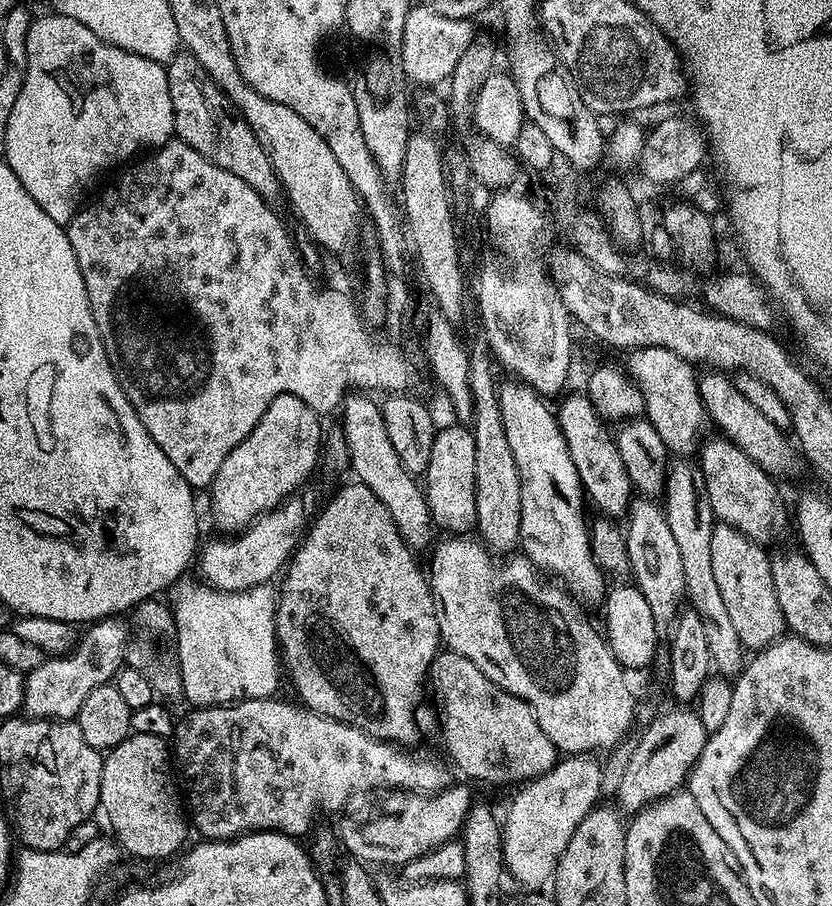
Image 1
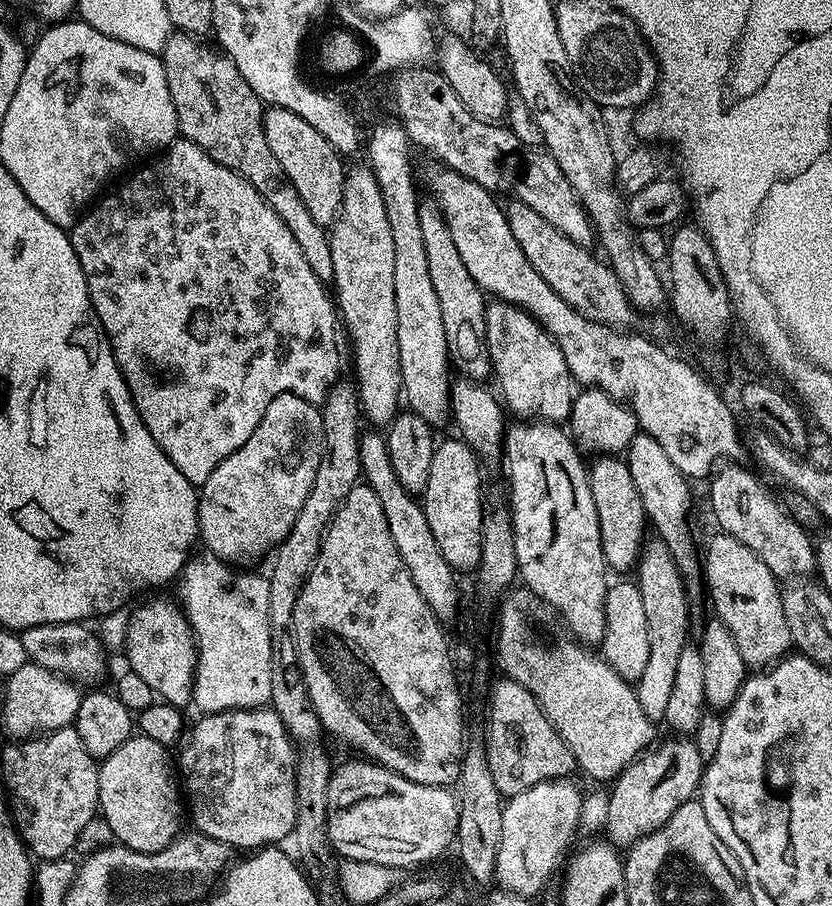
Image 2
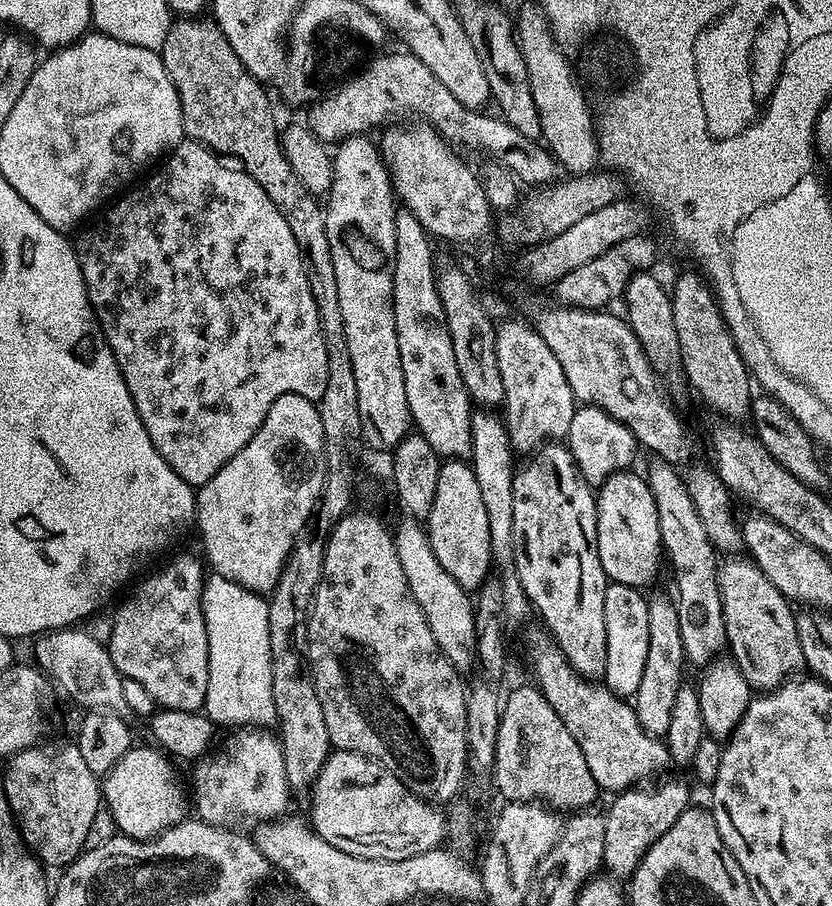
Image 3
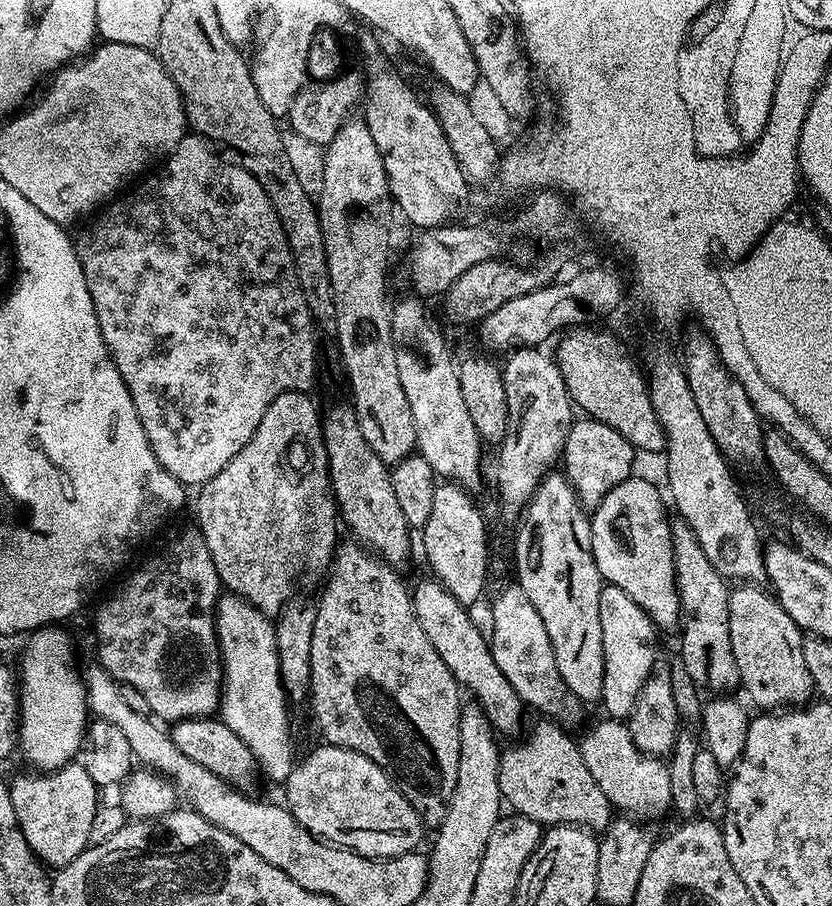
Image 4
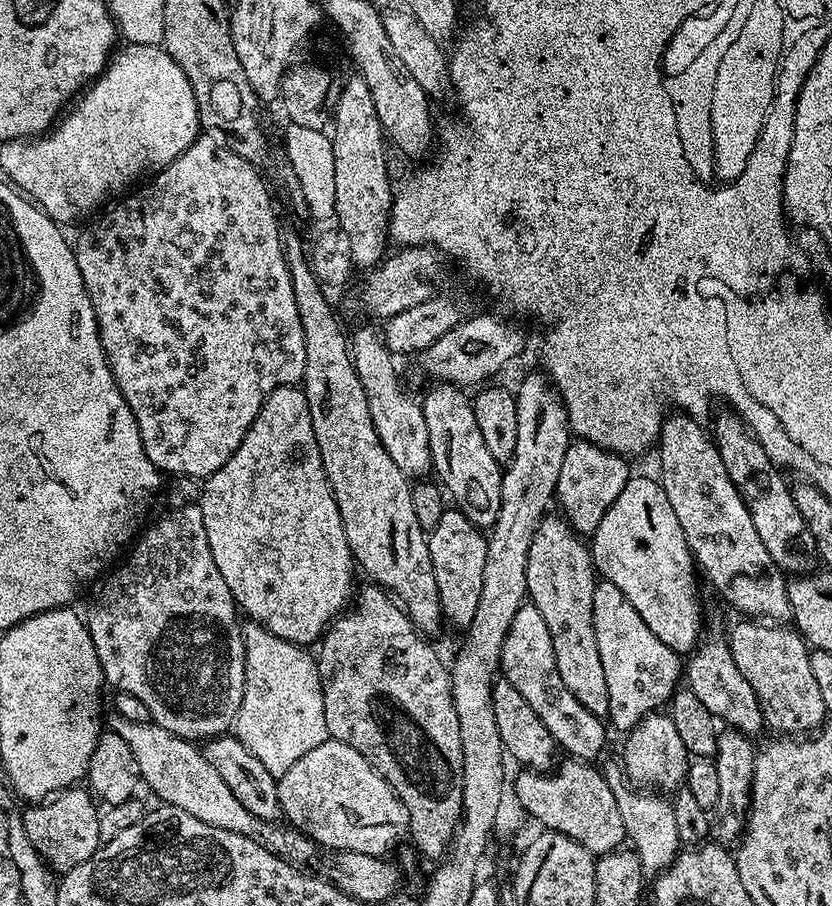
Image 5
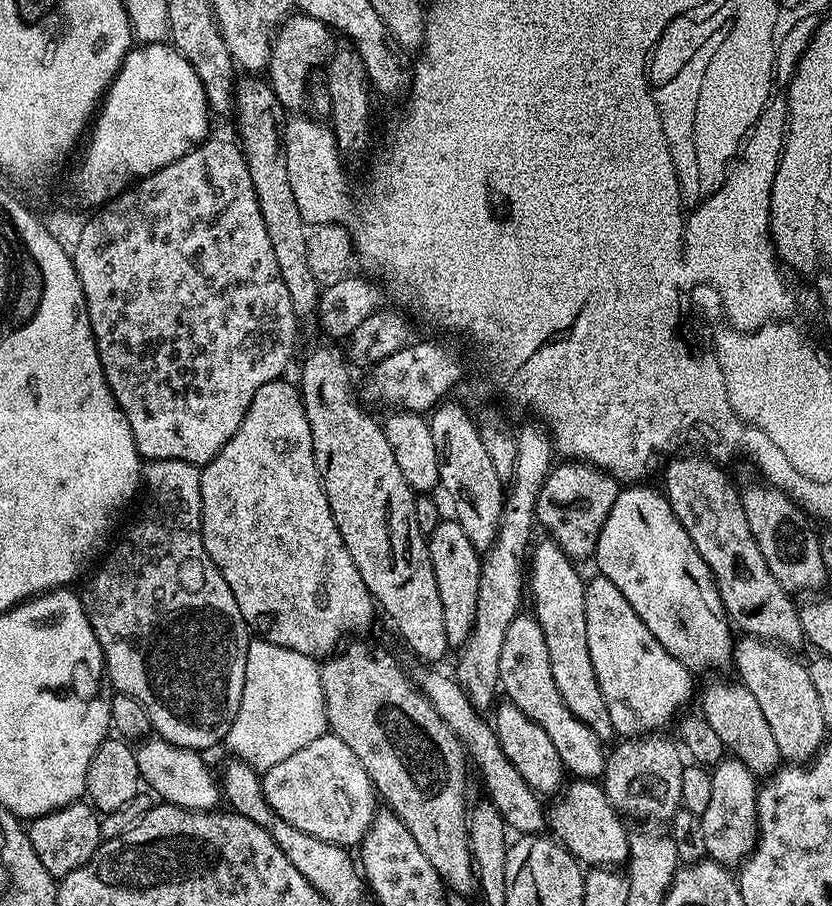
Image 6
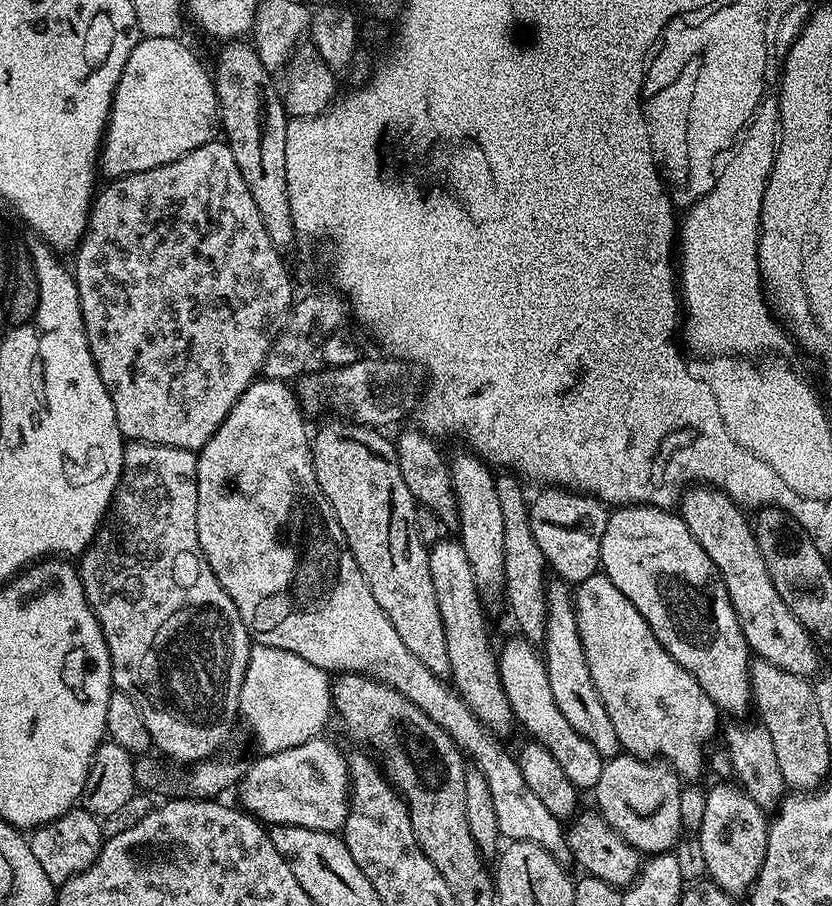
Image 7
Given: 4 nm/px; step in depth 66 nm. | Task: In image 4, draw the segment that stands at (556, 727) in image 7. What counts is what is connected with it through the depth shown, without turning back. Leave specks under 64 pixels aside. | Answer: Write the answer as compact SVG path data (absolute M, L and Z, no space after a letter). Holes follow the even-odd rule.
M515 582L505 586L500 601L492 608L490 647L498 670L506 674L510 686L514 686L529 709L537 708L541 717L551 718L565 730L572 730L583 718L585 709L582 701L568 690L558 674L554 650L550 646L550 634L546 634L542 617Z

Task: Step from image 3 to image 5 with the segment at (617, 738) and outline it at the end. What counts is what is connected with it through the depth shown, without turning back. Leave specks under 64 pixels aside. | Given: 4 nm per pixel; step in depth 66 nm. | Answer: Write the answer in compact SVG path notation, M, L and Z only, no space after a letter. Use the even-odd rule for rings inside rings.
M619 763L612 764L609 768L605 767L603 773L604 777L608 779L610 790L614 790L614 798L618 802L618 810L622 814L624 835L630 844L632 840L631 847L636 853L645 877L655 877L664 869L669 868L672 859L682 848L678 838L678 825L674 823L671 799L663 800L660 797L663 795L653 794L648 790L637 790L635 787L629 786Z

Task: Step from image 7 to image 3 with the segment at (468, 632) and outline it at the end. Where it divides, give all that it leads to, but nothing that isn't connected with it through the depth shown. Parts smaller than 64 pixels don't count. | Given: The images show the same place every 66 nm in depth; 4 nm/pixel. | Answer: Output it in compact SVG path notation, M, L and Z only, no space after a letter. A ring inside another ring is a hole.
M448 458L441 463L438 488L434 490L434 506L430 506L426 531L429 544L443 570L467 593L479 590L489 579L494 565L490 546L490 518L486 518L482 490L478 490L478 478L474 478L471 463L460 458Z

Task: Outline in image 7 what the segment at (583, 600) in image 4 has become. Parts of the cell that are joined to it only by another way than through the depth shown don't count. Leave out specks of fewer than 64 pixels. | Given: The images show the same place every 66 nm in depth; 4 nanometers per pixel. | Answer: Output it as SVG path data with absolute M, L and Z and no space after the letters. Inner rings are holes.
M563 582L547 585L548 617L545 624L545 636L542 643L542 655L546 674L550 678L550 691L554 693L554 703L566 722L598 750L605 758L621 755L622 749L618 742L618 733L610 722L610 714L606 714L606 706L602 706L602 698L594 686L594 678L590 678L590 666L586 666L586 652L582 646L582 638L578 634L576 621L576 605L569 585Z

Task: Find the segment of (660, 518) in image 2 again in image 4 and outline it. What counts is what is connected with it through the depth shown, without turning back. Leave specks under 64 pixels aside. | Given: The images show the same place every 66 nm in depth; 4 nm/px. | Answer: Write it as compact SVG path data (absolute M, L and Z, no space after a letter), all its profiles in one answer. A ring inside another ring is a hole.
M679 518L671 521L672 526L672 565L676 571L676 589L680 595L680 660L684 663L684 672L697 684L700 688L709 688L712 694L728 694L733 690L732 687L737 687L740 684L740 675L738 674L738 662L734 662L734 646L730 646L730 606L728 598L730 595L729 581L724 579L724 576L718 574L718 570L714 570L714 566L710 566L710 558L706 558L706 554L702 551L702 546L698 546L698 538L694 538L694 530L690 530L690 526L685 520Z

